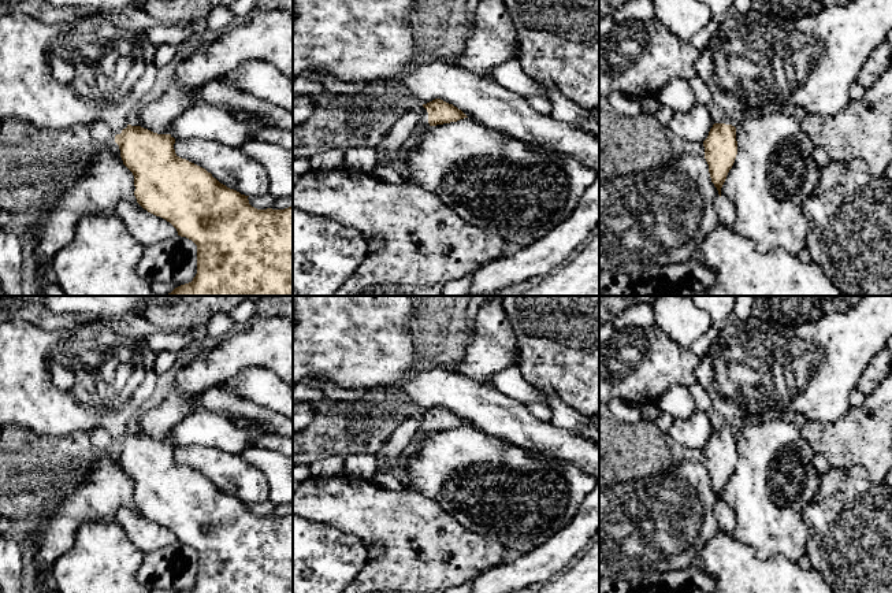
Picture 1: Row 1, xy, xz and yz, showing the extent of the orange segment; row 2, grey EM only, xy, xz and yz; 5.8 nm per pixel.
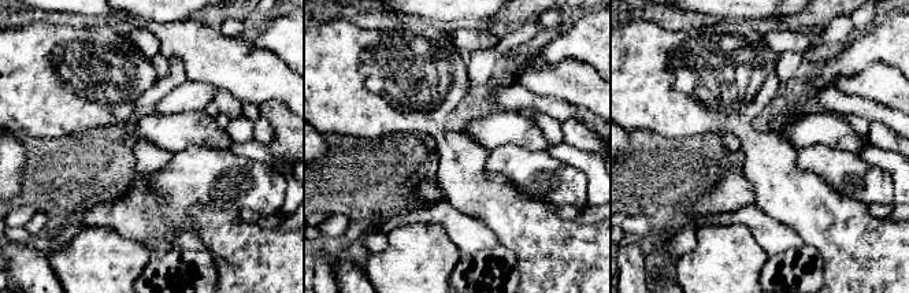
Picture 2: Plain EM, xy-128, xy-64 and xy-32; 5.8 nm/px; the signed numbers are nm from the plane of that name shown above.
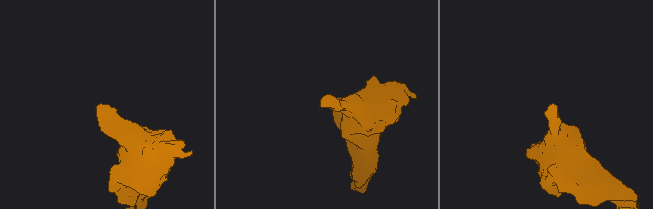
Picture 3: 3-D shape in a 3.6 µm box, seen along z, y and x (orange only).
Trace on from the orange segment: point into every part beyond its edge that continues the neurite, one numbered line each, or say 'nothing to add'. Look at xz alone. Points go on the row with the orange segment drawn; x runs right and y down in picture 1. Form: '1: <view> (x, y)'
1: xz (423, 122)

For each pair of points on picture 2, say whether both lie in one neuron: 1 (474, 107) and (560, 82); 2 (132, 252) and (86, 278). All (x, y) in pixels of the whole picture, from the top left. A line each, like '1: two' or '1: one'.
1: two
2: one

